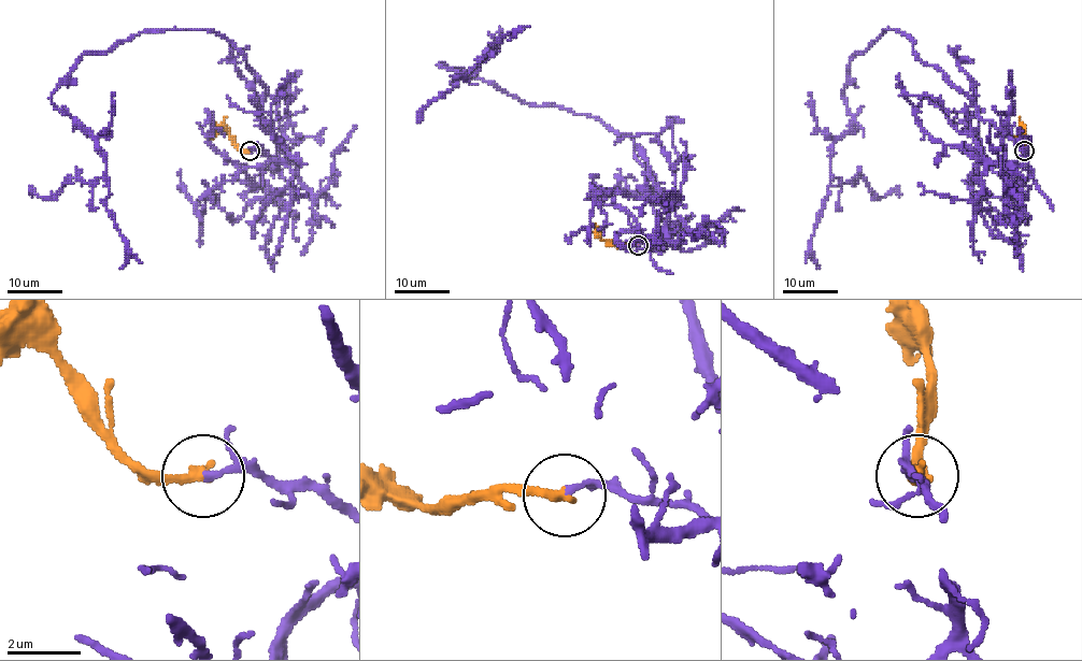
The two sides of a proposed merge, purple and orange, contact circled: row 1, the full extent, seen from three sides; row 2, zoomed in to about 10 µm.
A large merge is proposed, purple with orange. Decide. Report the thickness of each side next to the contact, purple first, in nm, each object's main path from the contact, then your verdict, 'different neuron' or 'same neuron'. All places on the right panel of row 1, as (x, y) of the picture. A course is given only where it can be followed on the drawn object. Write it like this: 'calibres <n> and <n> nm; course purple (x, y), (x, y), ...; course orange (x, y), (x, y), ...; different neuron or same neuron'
calibres 170 and 280 nm; course purple (1024, 151), (885, 28), (848, 69), (853, 116), (830, 174), (900, 195); course orange (1024, 151), (1023, 131), (1018, 137), (1004, 134); same neuron

